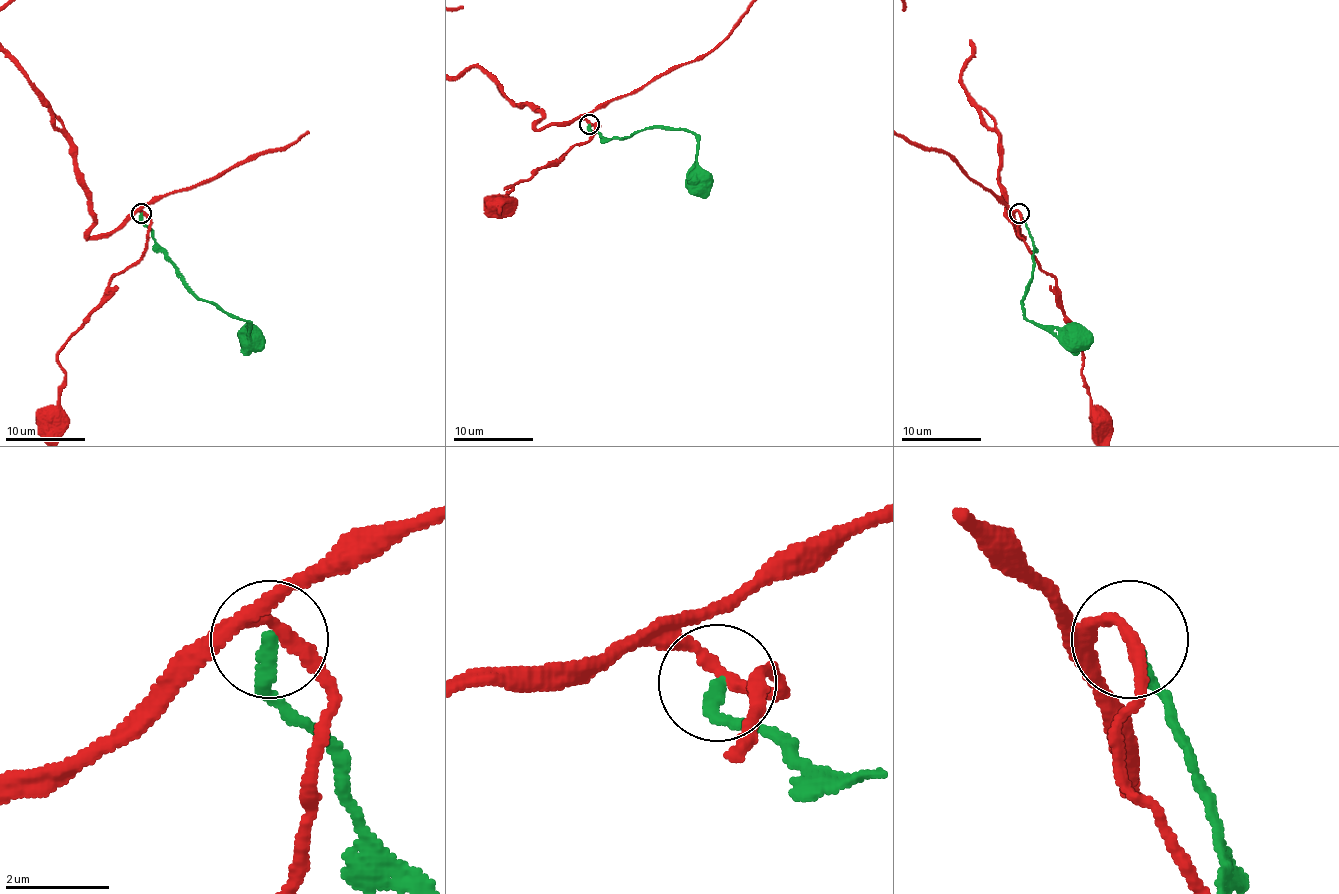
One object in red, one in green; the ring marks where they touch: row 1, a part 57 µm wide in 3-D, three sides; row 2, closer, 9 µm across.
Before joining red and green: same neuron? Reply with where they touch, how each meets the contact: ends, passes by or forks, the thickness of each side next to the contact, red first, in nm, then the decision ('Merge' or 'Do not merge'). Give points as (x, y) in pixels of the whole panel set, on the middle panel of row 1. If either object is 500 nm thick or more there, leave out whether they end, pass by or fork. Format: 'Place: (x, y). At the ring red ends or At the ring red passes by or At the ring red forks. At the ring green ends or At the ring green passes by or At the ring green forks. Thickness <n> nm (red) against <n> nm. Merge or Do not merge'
Place: (589, 124). At the ring red passes by. At the ring green ends. Thickness 240 nm (red) against 240 nm. Do not merge

